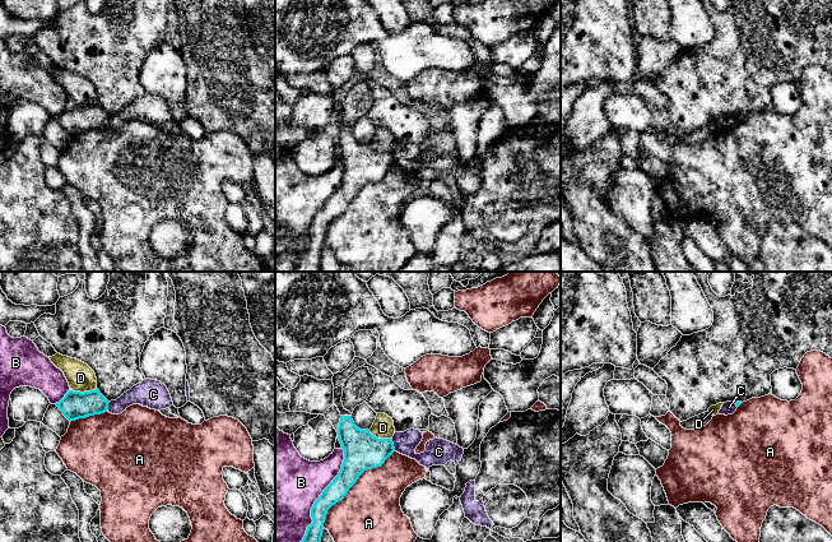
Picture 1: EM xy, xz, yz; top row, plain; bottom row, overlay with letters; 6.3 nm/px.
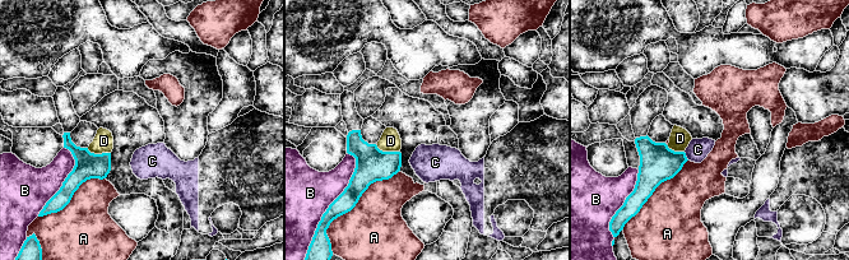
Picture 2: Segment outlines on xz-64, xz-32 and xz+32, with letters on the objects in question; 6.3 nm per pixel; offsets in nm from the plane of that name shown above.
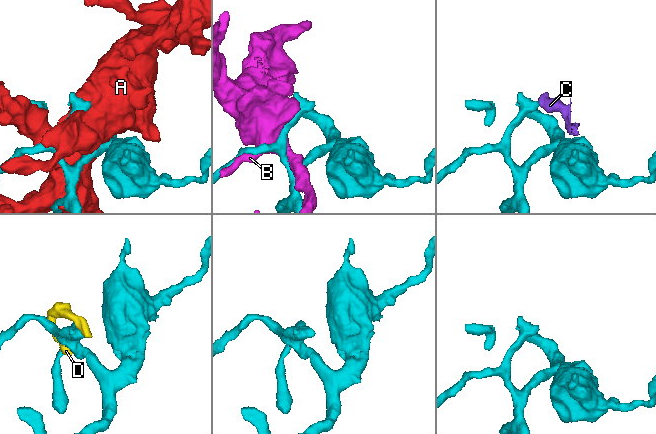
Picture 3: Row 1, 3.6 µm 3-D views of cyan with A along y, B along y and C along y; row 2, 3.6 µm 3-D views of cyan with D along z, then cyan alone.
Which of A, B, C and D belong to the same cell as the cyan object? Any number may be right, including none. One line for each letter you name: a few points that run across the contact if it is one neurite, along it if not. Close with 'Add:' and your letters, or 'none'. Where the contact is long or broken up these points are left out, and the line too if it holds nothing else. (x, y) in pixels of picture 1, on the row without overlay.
Add: none

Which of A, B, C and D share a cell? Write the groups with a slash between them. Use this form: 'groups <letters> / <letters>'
groups A / B / C D

